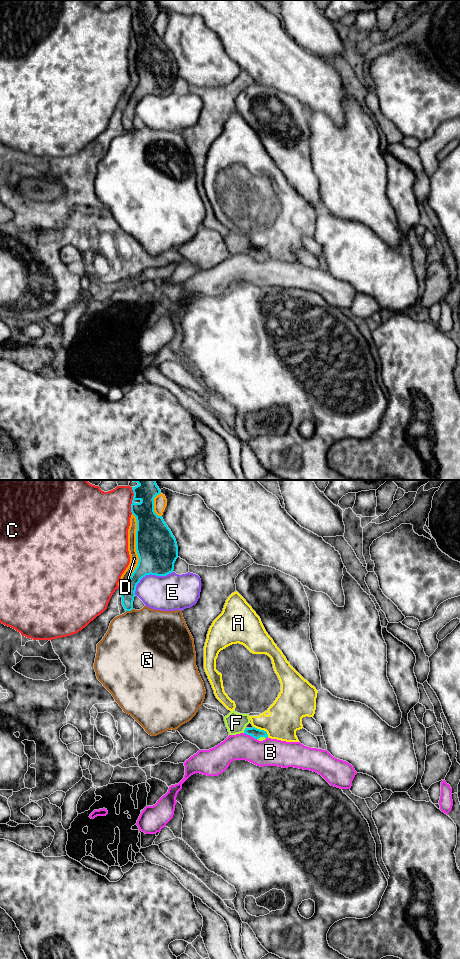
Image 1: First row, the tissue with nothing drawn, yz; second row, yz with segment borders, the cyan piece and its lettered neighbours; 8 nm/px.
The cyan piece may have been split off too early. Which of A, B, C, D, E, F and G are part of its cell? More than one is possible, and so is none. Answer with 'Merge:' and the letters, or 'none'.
Merge: F

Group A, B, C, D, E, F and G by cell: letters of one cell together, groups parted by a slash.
A / B / C / D / E / F / G

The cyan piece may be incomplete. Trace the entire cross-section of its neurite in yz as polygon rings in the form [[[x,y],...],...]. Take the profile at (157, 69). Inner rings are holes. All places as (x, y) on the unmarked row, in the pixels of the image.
[[[130,0],[138,5],[132,7],[134,16],[131,32],[136,37],[136,71],[139,77],[138,85],[132,93],[128,103],[121,107],[120,115],[125,131],[133,129],[136,106],[146,95],[166,96],[173,92],[174,83],[178,78],[178,66],[171,50],[164,42],[162,36],[154,31],[154,18],[161,13],[155,0]]]

